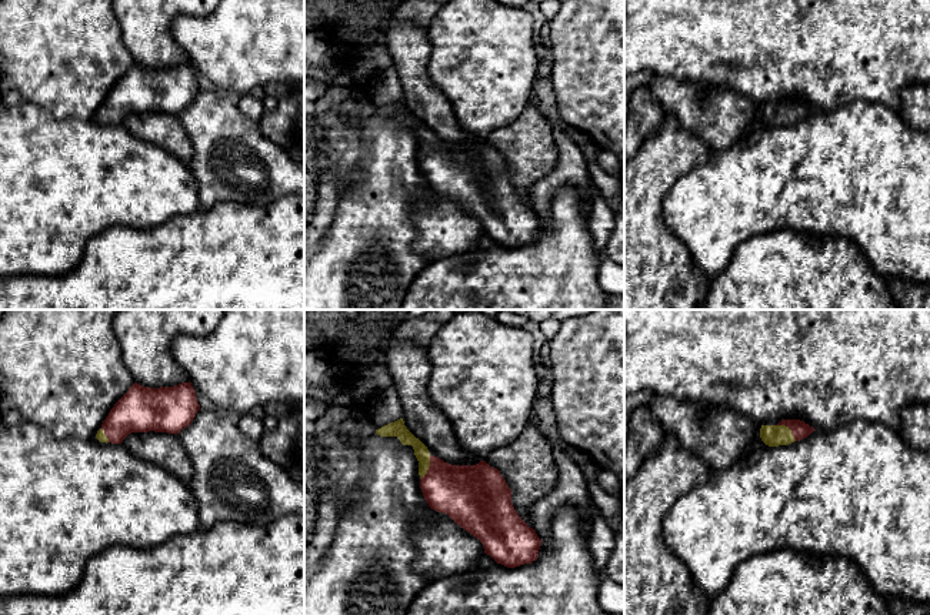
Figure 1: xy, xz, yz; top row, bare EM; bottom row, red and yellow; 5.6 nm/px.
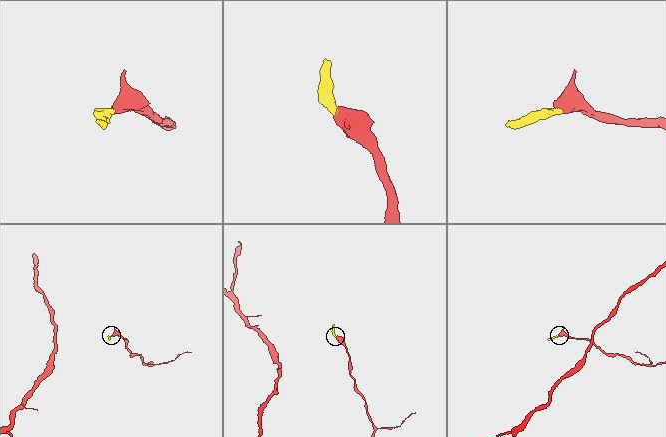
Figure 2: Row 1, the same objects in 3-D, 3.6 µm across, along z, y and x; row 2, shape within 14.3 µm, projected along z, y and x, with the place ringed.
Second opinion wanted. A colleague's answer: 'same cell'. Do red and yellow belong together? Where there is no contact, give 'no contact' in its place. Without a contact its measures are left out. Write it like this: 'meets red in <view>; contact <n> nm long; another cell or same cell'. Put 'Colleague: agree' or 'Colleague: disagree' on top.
Colleague: agree
meets red in xz; contact 150 nm long; same cell

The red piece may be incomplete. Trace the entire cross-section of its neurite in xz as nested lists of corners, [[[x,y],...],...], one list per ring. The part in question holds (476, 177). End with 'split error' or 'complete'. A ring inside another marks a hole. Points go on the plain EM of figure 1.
[[[403,98],[379,110],[380,117],[397,117],[403,126],[411,126],[419,141],[420,168],[429,187],[447,194],[464,211],[476,217],[497,244],[516,248],[531,244],[539,237],[541,220],[516,193],[511,170],[497,148],[486,141],[476,146],[451,146],[429,133],[427,127],[404,106]]] | split error

